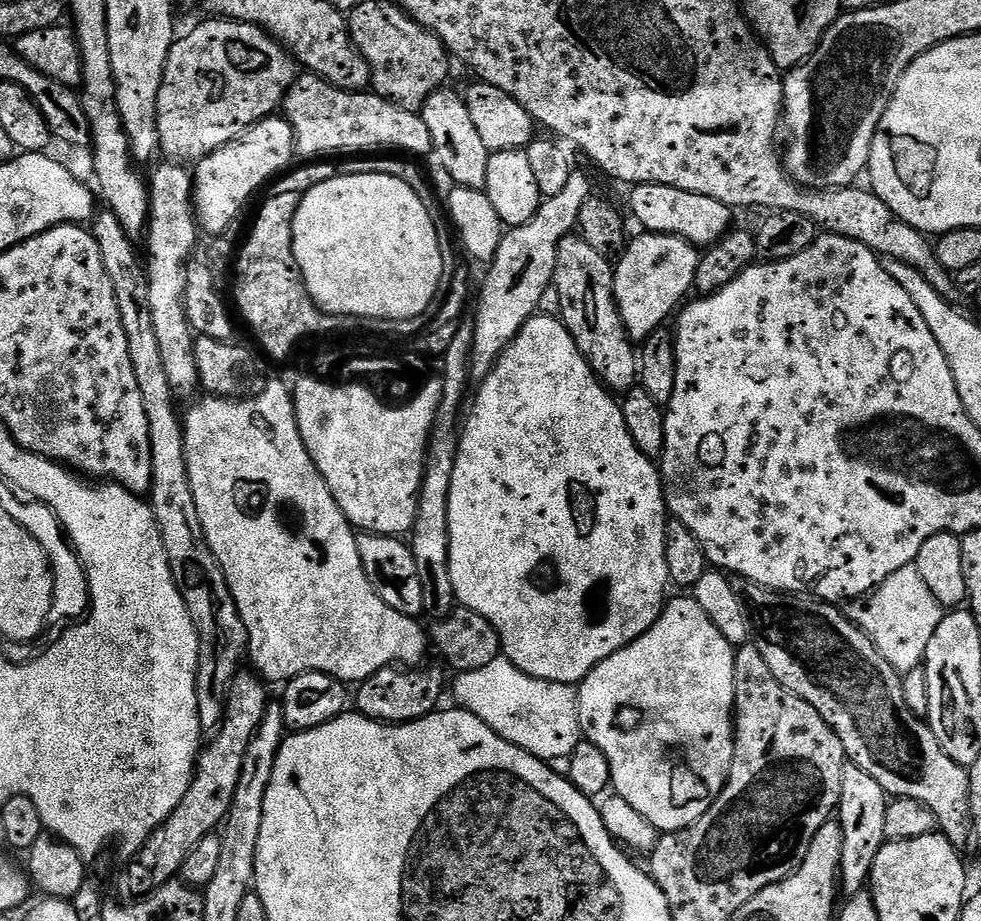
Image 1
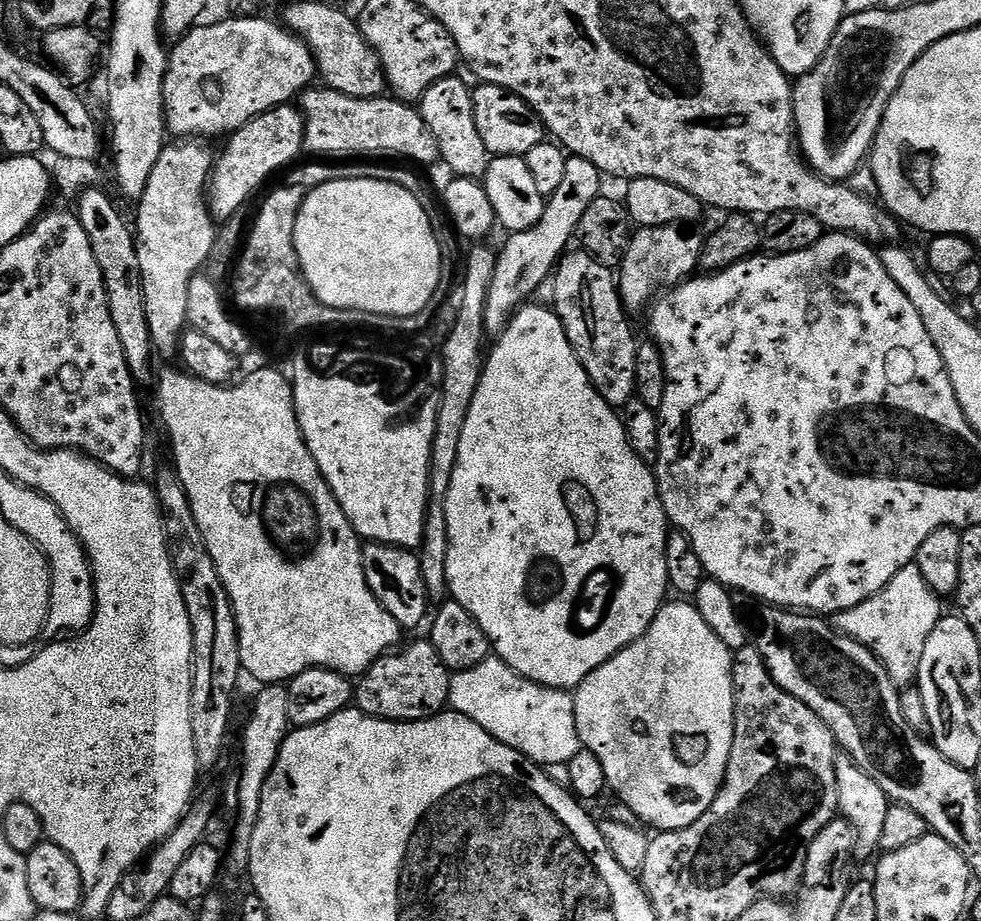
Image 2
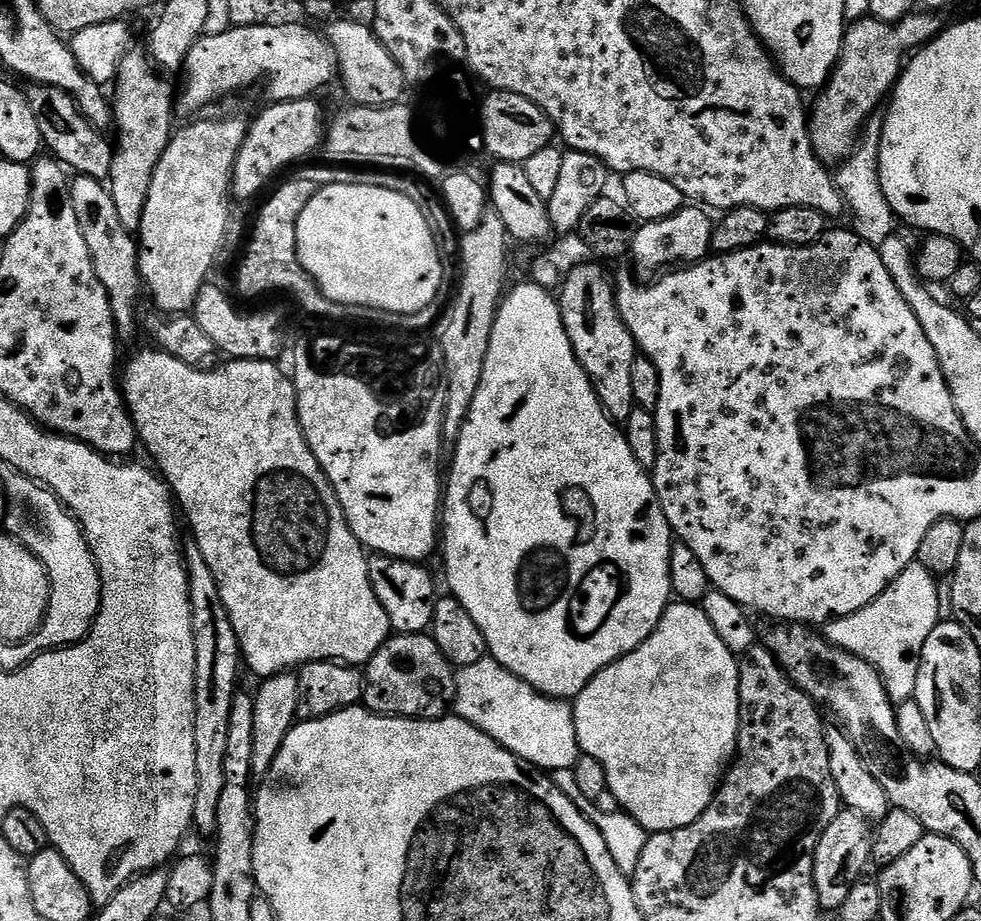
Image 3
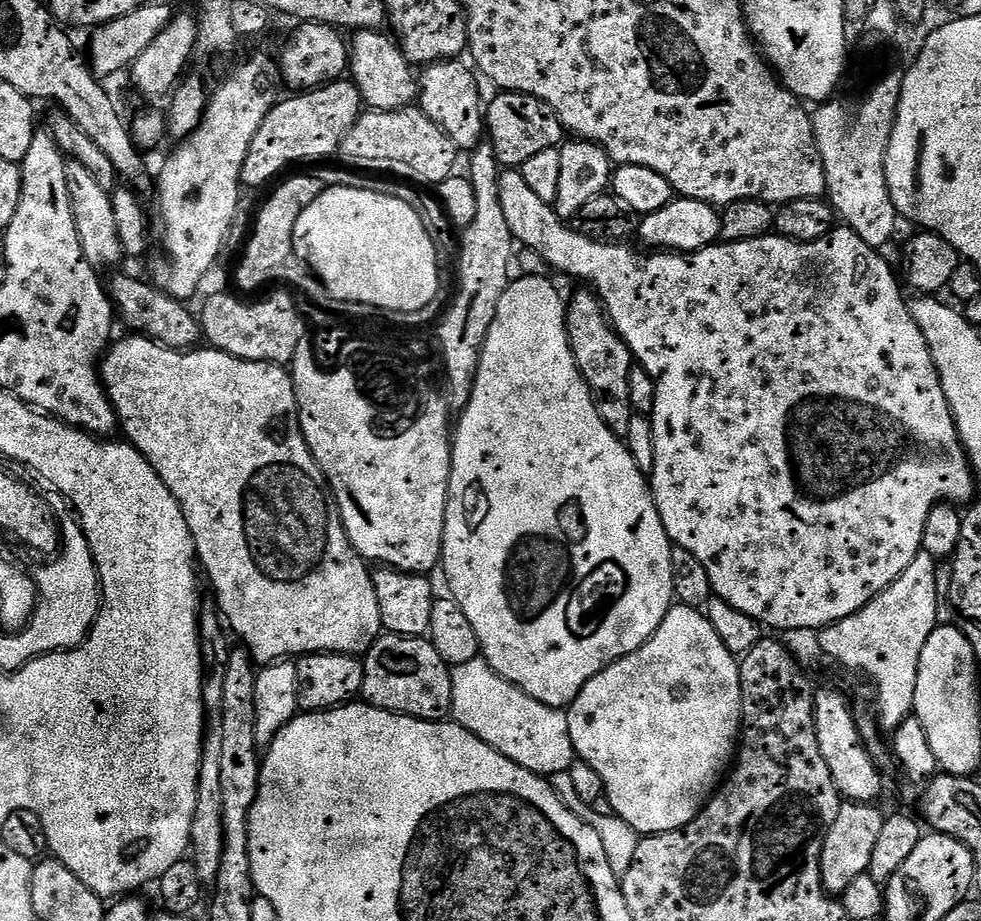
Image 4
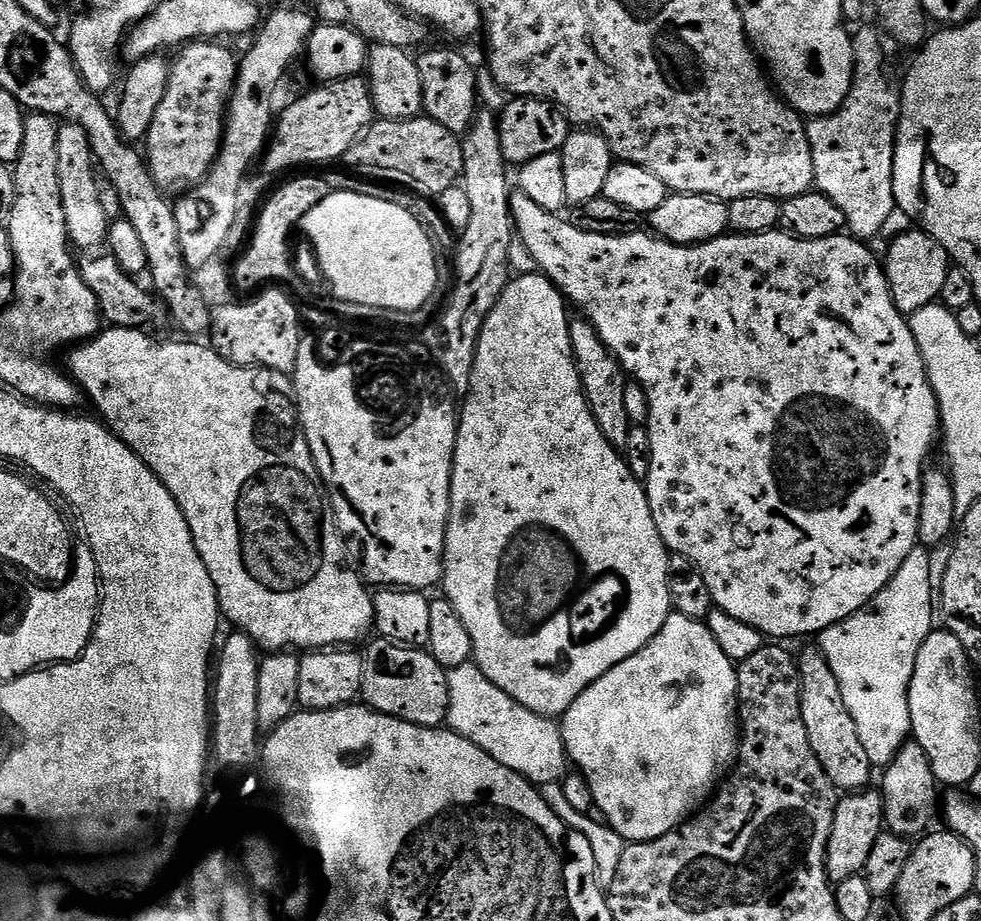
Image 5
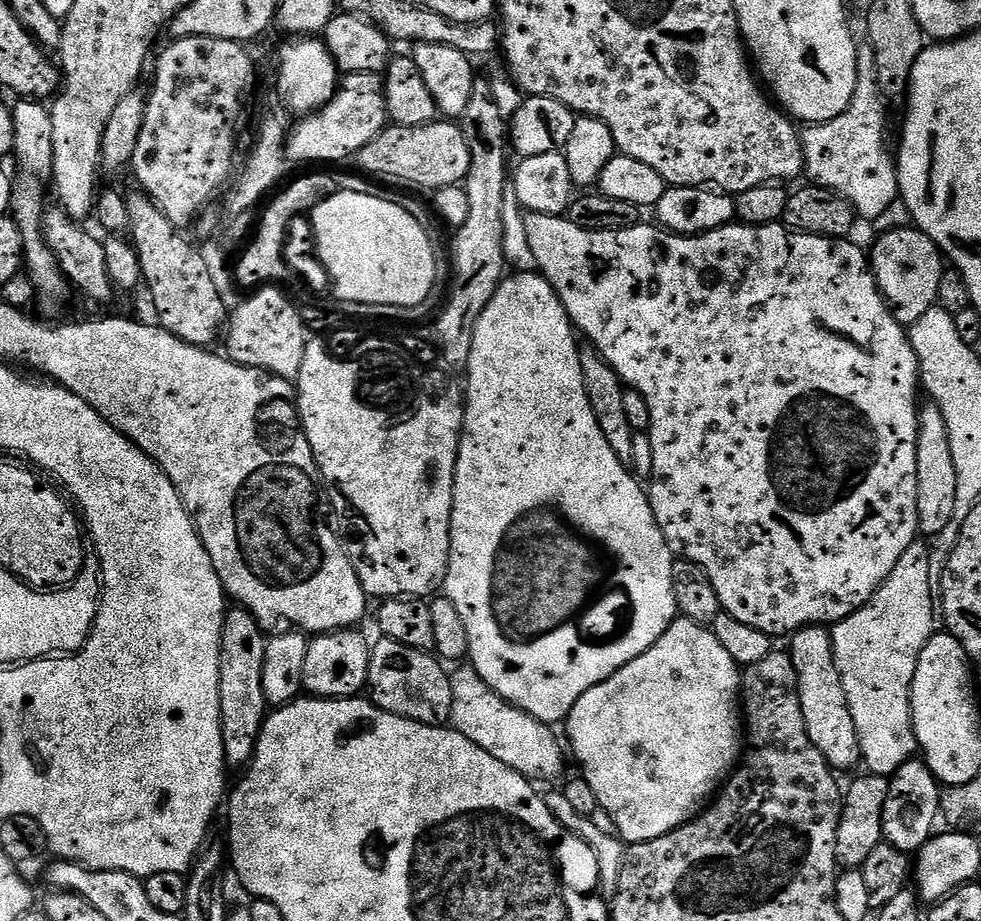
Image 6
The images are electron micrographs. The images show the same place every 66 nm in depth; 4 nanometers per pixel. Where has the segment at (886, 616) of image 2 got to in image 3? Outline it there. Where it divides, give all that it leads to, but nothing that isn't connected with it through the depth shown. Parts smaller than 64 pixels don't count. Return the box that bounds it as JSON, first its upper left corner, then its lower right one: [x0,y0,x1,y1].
[822,563,941,702]

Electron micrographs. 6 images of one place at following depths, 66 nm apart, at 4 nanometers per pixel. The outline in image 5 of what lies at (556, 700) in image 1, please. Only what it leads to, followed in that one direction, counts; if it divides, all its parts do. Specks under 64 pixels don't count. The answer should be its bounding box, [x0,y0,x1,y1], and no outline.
[447,662,570,786]

